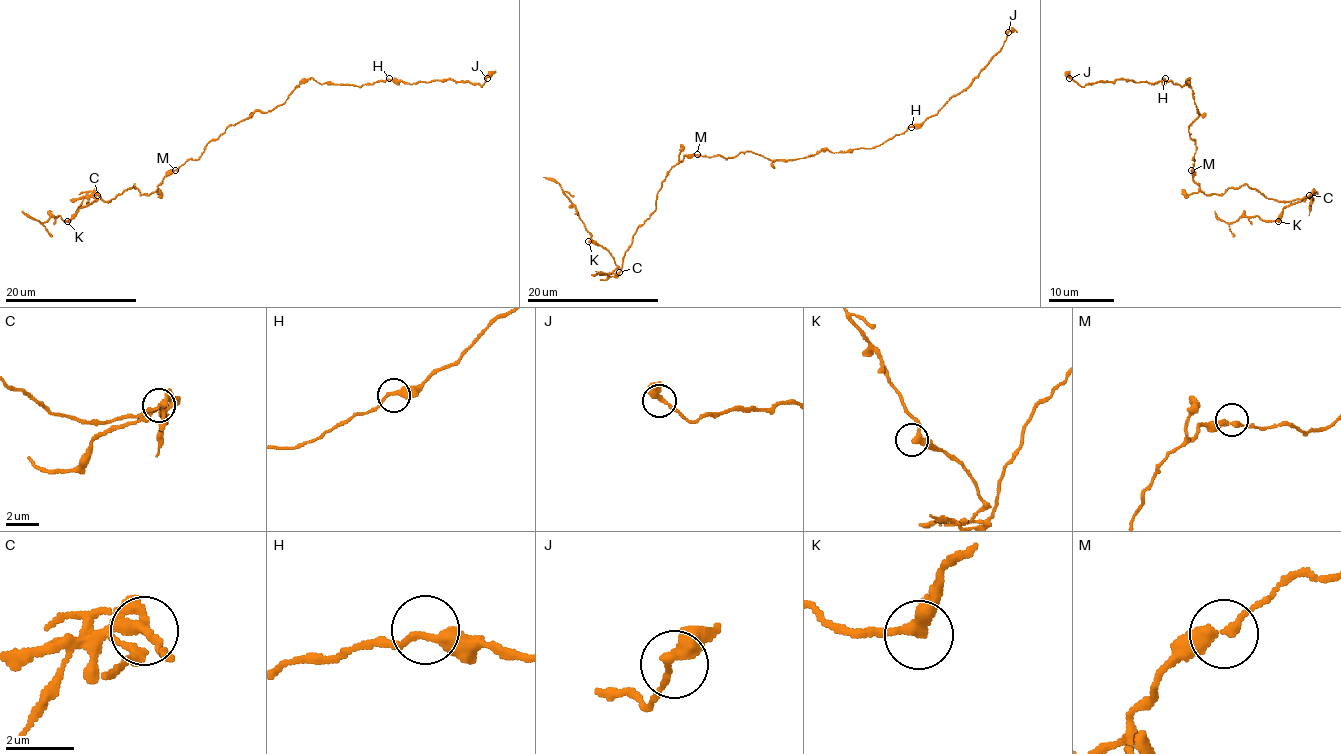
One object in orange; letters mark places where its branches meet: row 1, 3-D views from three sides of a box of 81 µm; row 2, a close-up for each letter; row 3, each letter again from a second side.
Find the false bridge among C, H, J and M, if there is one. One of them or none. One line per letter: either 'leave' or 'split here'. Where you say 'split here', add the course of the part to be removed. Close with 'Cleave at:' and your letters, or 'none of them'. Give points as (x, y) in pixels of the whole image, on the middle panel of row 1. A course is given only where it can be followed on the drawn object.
C: split here; course (619, 272), (614, 270), (613, 257), (590, 238), (575, 205), (558, 185), (544, 177)
H: leave
J: leave
M: leave
Cleave at: C

